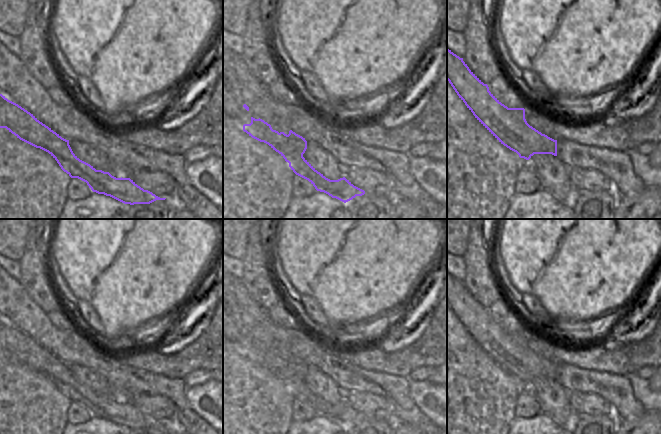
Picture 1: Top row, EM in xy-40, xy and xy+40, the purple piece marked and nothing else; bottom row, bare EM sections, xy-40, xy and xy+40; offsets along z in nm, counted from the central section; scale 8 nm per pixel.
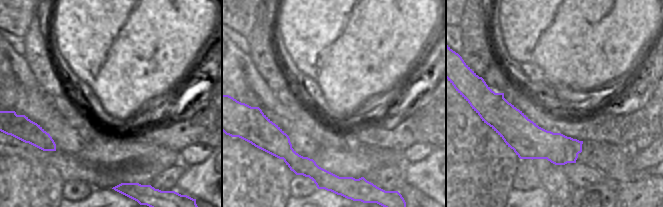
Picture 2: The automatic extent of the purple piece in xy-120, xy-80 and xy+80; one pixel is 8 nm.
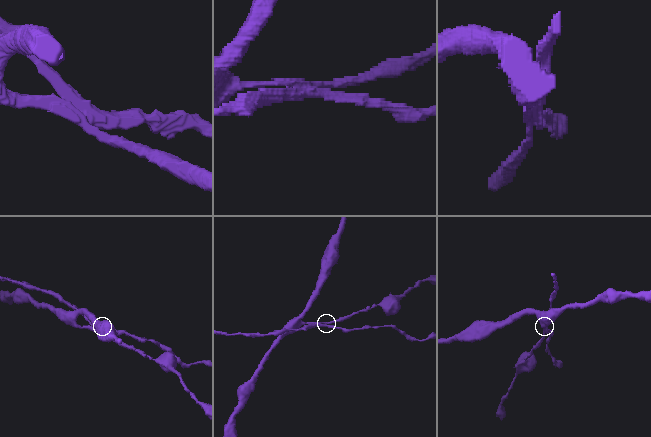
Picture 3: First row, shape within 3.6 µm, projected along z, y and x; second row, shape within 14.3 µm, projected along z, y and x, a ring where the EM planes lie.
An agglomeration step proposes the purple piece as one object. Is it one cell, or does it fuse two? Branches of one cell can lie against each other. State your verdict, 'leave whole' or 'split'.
split

